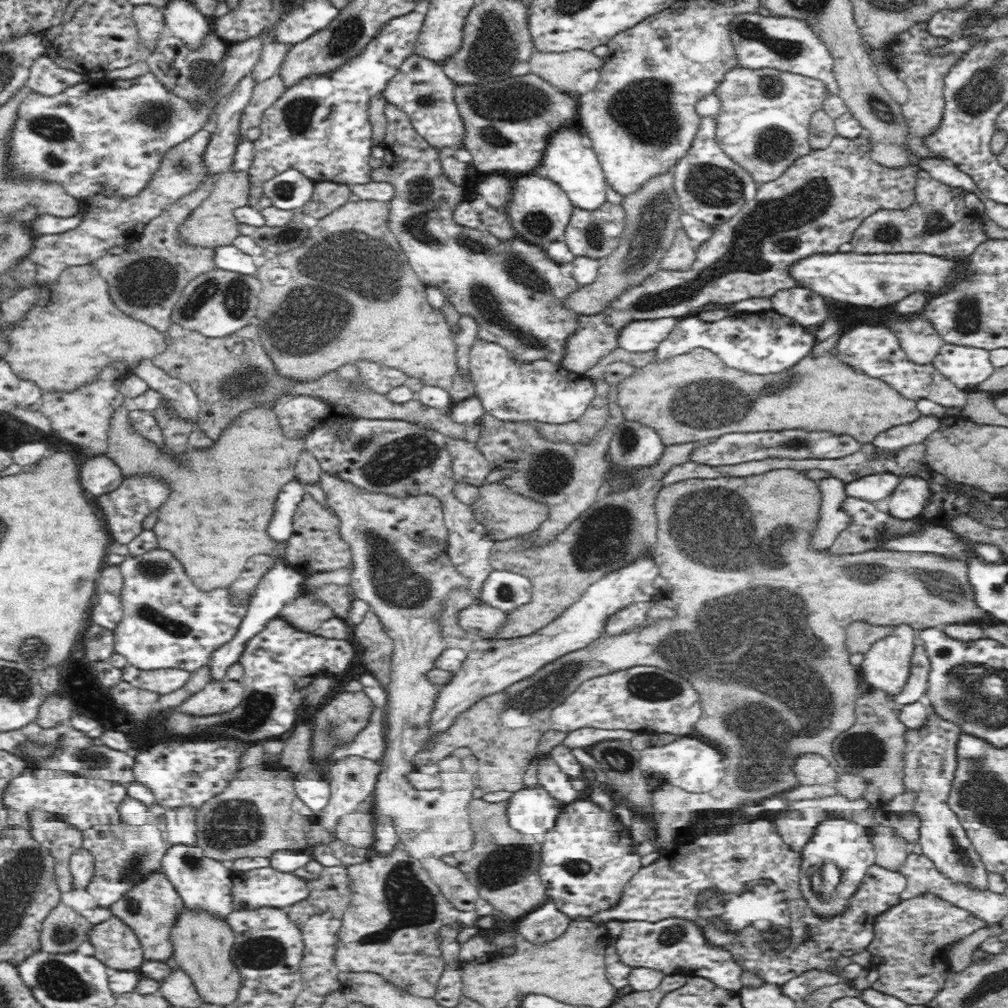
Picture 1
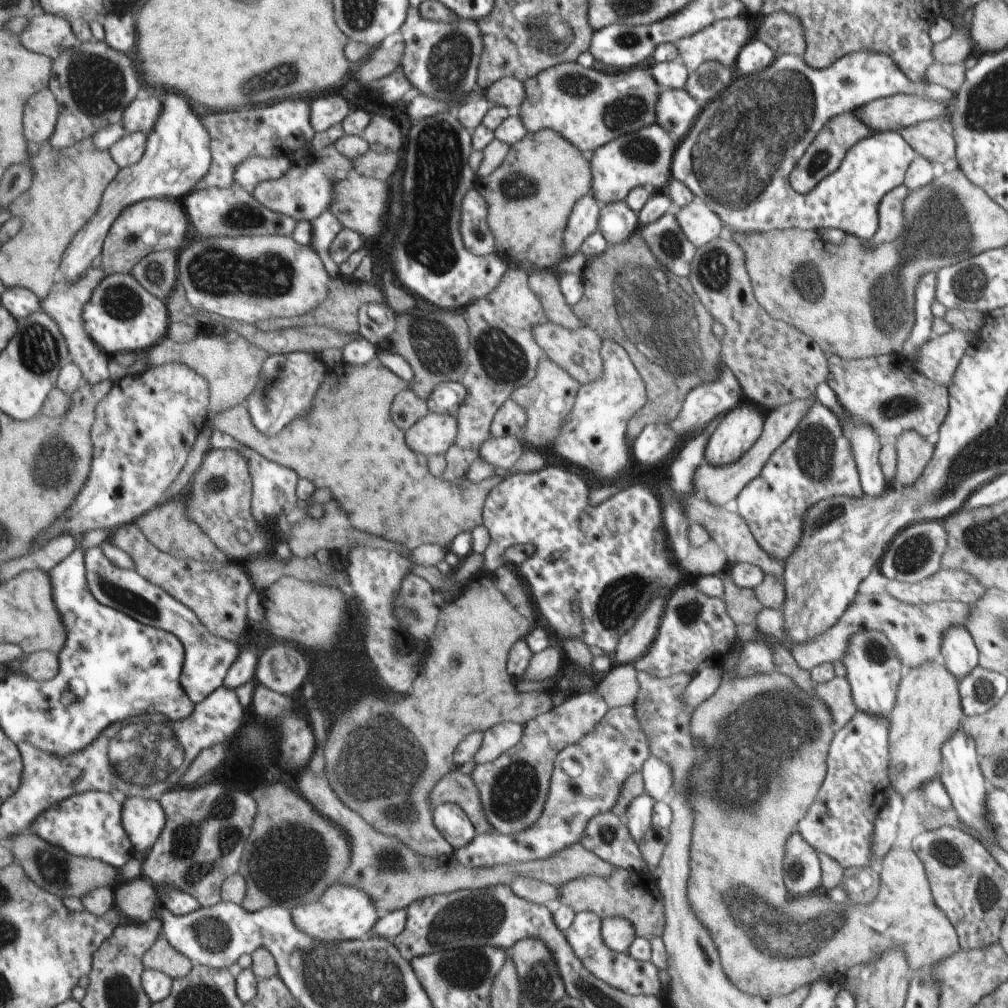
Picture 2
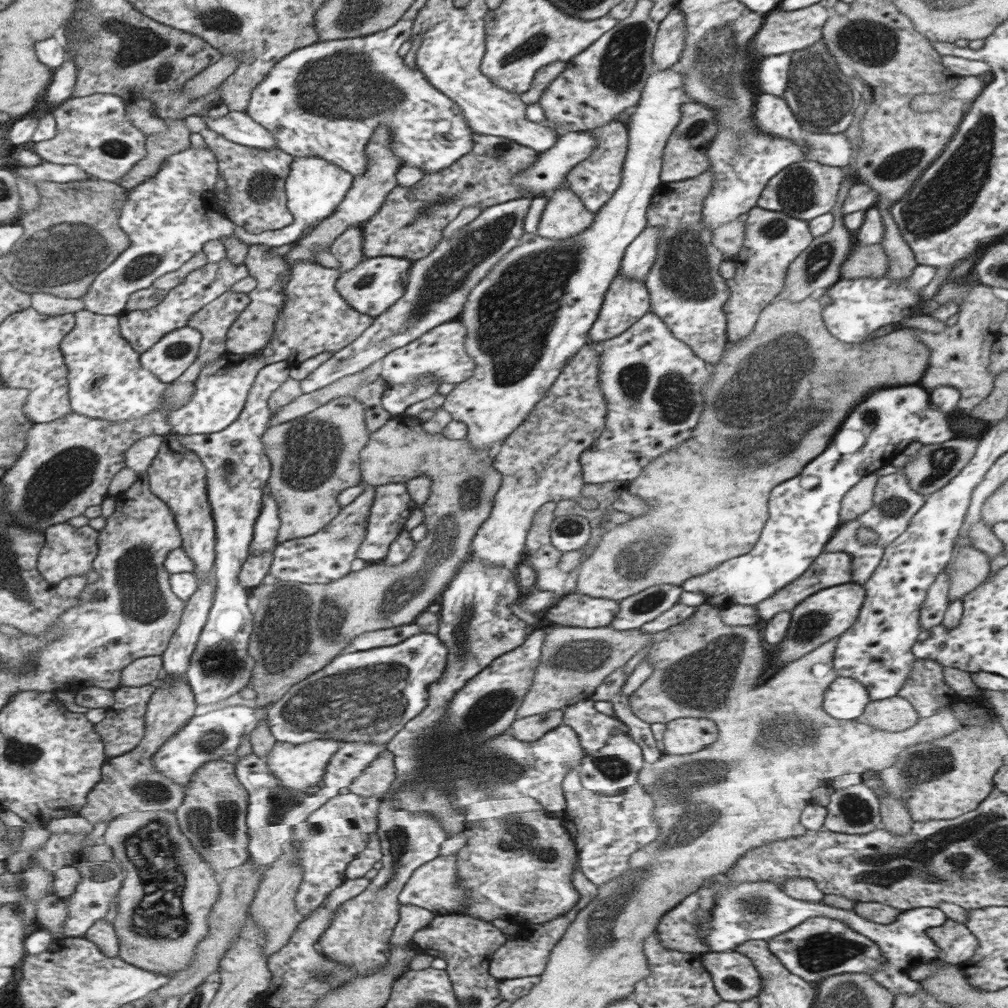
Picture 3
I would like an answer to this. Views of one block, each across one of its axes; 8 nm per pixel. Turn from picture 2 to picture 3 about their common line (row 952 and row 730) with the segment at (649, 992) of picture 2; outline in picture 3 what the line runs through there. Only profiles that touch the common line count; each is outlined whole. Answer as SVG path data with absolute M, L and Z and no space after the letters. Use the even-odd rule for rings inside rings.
M587 698L563 708L563 724L571 726L577 732L587 756L607 746L607 740L615 734L615 730L625 726L619 718L601 714L593 706L595 702Z

